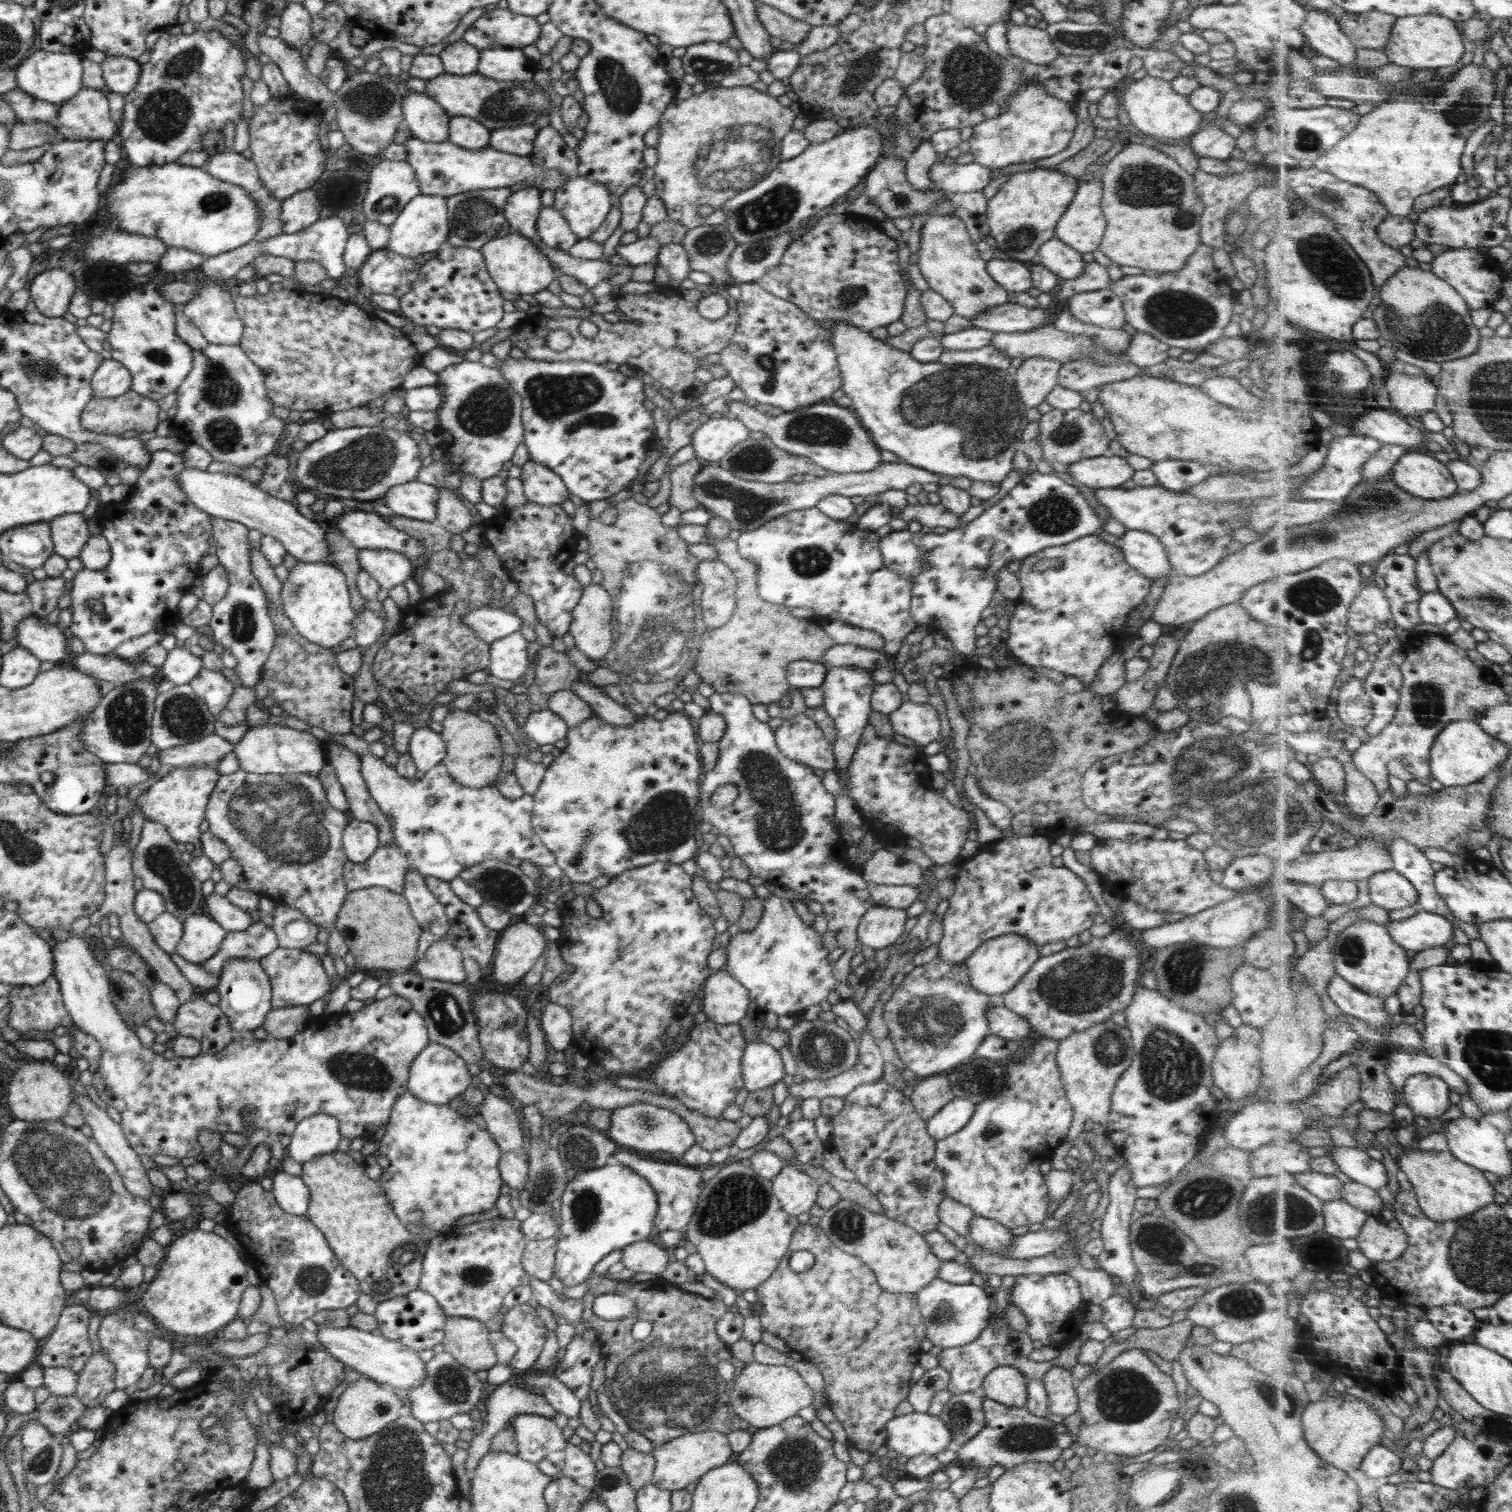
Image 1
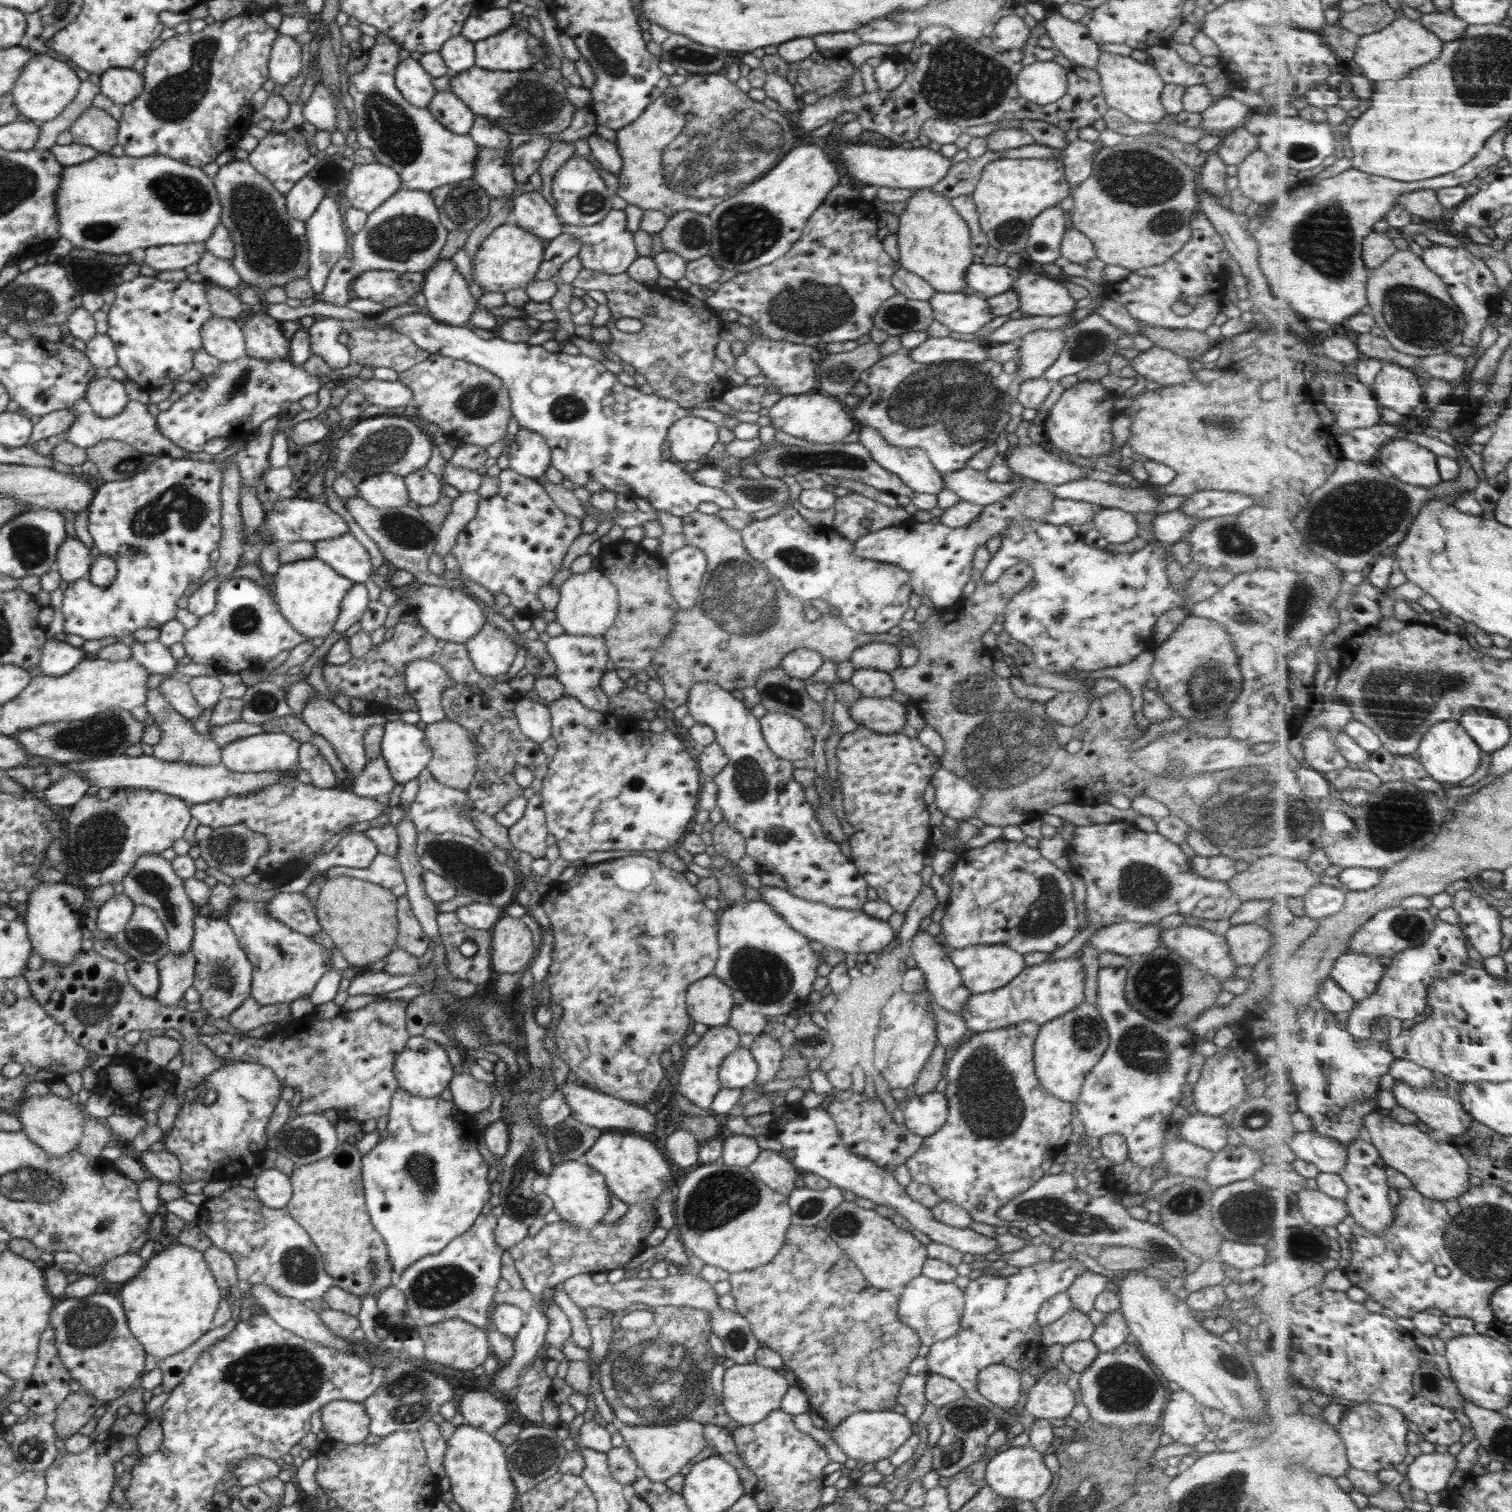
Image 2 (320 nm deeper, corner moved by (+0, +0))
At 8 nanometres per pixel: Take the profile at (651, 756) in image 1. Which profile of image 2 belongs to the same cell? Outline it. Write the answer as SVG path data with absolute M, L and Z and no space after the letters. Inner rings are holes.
M563 696L554 702L548 703L551 714L551 731L552 737L558 743L558 750L552 757L552 761L547 763L548 770L544 779L542 779L542 806L546 817L547 831L552 833L556 838L556 846L560 850L560 856L570 862L571 865L576 865L579 868L584 867L582 862L590 852L604 852L604 850L634 850L634 852L642 852L642 850L656 850L662 852L670 846L674 846L679 838L686 833L688 825L692 825L695 815L698 811L698 799L701 789L703 776L696 766L696 762L692 760L688 748L682 742L678 732L668 725L668 728L663 732L654 734L650 729L642 729L639 725L639 720L631 715L615 716L612 712L596 712L586 708L574 696Z

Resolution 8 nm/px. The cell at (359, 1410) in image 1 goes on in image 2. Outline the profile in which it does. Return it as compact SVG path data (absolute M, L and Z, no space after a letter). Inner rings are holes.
M333 1400L320 1409L322 1429L329 1439L358 1444L370 1435L370 1419L363 1403Z

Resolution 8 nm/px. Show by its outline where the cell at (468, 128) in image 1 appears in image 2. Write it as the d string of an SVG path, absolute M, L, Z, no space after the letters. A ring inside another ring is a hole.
M452 91L436 92L427 109L446 130L462 136L470 134L475 115Z

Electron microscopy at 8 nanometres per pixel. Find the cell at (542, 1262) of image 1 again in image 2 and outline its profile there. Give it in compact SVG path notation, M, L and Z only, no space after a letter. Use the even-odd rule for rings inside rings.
M648 1201L628 1206L624 1218L614 1226L596 1224L592 1230L584 1232L570 1222L546 1223L535 1236L526 1236L508 1249L519 1272L522 1284L536 1300L545 1288L563 1284L577 1274L606 1272L624 1268L627 1263L643 1251L645 1240L658 1225L657 1210Z

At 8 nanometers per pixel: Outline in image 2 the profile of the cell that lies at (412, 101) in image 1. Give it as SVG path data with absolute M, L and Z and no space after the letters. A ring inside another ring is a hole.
M412 57L396 65L395 85L402 96L418 108L427 108L437 92L432 85L432 76Z

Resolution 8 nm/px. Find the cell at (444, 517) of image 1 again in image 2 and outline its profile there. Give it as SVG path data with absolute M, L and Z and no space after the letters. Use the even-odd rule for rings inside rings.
M426 467L403 476L407 486L409 500L414 500L416 504L422 506L432 506L440 498L441 479L434 475Z

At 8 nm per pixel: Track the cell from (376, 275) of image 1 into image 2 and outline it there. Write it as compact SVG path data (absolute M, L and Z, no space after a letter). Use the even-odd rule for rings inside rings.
M367 271L353 280L351 288L358 298L380 302L387 309L414 298L425 277L426 272Z

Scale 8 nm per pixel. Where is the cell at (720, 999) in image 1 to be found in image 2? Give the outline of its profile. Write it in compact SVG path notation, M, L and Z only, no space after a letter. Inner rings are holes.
M713 974L694 981L687 988L685 1001L692 1020L708 1027L726 1024L734 1006L732 989Z

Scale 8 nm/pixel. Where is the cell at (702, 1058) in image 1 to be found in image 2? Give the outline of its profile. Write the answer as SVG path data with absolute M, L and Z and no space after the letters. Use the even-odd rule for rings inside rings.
M728 1023L719 1027L708 1027L694 1047L685 1048L683 1070L678 1082L678 1092L684 1098L701 1109L711 1109L716 1094L722 1088L718 1079L718 1067L726 1056L740 1047L739 1035Z

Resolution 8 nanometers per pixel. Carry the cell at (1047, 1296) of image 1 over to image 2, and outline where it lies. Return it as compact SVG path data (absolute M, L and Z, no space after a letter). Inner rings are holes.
M1076 1259L1040 1261L1022 1267L1018 1273L1007 1277L986 1274L970 1281L964 1289L964 1312L959 1331L929 1346L930 1351L926 1355L928 1372L954 1380L965 1391L970 1391L976 1389L978 1374L986 1366L1002 1364L1014 1368L1020 1374L1028 1371L1030 1364L1020 1364L1020 1360L1014 1360L1018 1356L1010 1354L1008 1344L1018 1344L1022 1354L1026 1354L1032 1348L1028 1342L1028 1332L1040 1332L1036 1313L1042 1302L1054 1294L1067 1292L1072 1281L1085 1269L1086 1266Z

